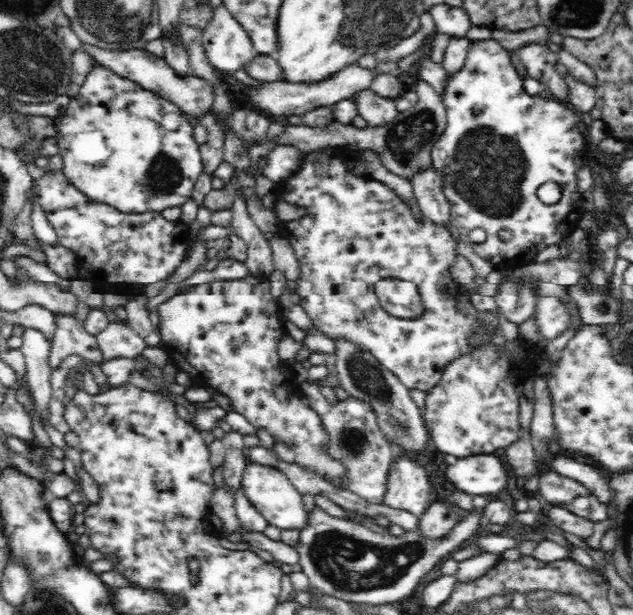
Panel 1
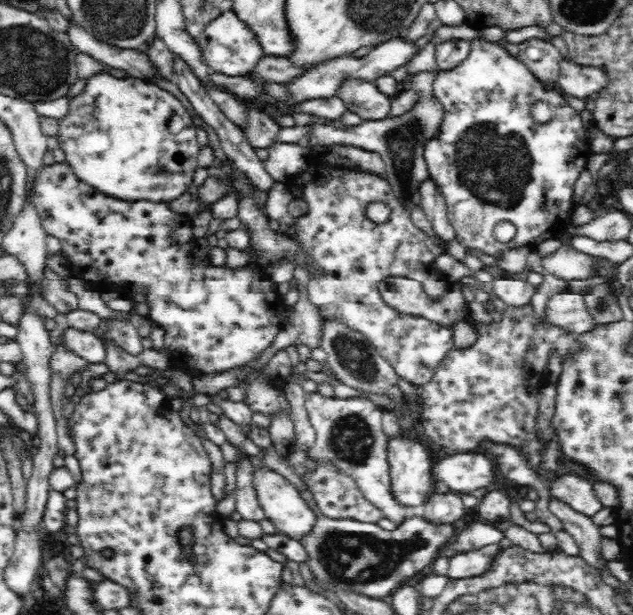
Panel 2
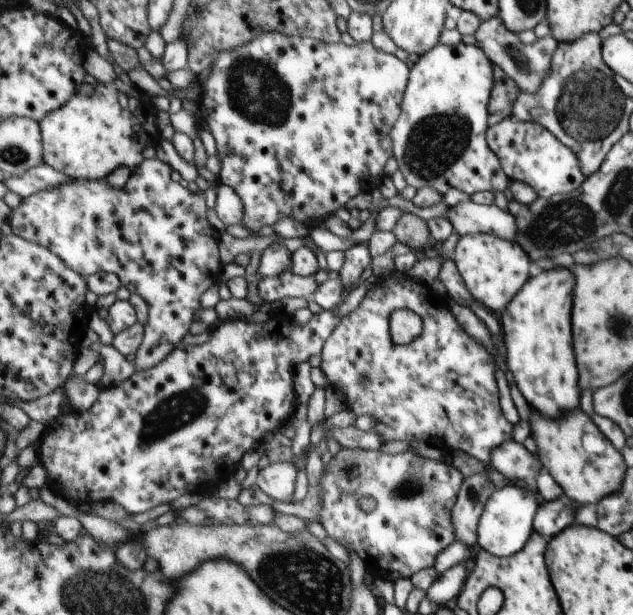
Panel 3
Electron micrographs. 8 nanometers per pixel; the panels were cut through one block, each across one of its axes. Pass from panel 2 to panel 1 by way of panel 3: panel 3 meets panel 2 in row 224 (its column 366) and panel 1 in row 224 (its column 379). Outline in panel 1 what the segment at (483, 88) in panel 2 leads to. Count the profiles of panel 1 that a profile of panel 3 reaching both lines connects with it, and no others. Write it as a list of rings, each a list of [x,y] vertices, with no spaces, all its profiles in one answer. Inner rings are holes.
[[[492,38],[470,41],[470,46],[467,47],[467,55],[462,70],[460,70],[458,74],[449,76],[448,84],[446,84],[446,93],[442,96],[447,109],[447,128],[442,134],[442,137],[436,142],[436,145],[432,147],[431,165],[434,166],[434,169],[442,177],[443,193],[451,206],[449,222],[458,229],[462,243],[472,247],[472,250],[480,256],[480,258],[492,262],[497,269],[521,269],[524,265],[534,263],[536,256],[538,256],[540,252],[550,246],[560,244],[562,240],[569,238],[572,232],[579,228],[578,222],[585,209],[582,205],[583,195],[578,192],[576,172],[584,164],[584,158],[588,158],[588,156],[582,156],[581,153],[581,151],[583,151],[584,141],[580,129],[578,129],[578,116],[576,116],[574,109],[569,105],[558,102],[558,100],[542,98],[541,94],[537,96],[529,96],[526,94],[523,85],[524,79],[520,80],[520,76],[516,74],[516,70],[514,70],[514,66],[512,66],[511,54],[498,41]],[[546,182],[556,182],[556,184],[560,186],[562,197],[555,205],[545,205],[536,196],[538,188],[540,188],[542,184],[546,184]],[[476,229],[484,230],[487,234],[486,241],[482,242],[482,244],[474,244],[474,242],[469,240],[470,232]],[[502,230],[508,230],[512,238],[508,238],[508,240],[499,238]]]

